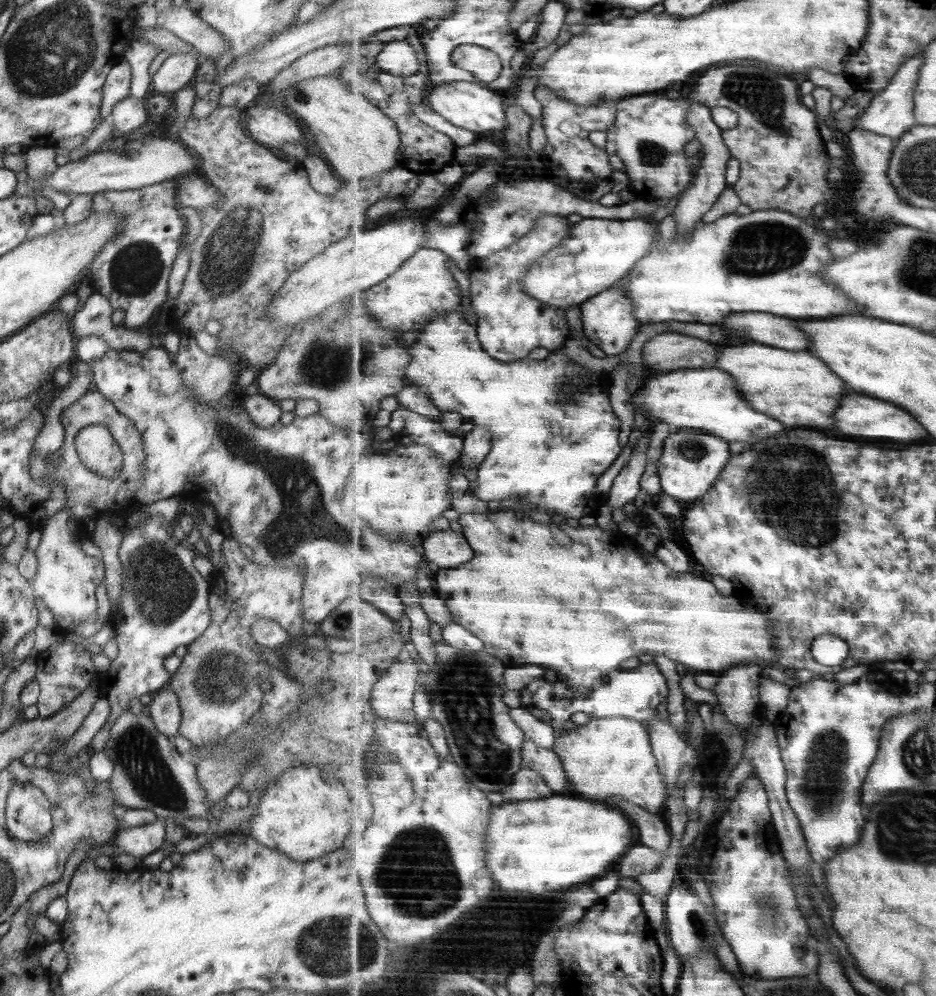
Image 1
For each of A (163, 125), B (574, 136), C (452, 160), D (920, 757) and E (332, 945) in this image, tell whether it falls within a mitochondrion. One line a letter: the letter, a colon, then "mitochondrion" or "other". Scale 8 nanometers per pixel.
A: other
B: other
C: other
D: mitochondrion
E: mitochondrion

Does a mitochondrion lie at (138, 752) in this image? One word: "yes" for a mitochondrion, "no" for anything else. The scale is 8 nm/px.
yes

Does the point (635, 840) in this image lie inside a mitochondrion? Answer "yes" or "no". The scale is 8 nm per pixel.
no

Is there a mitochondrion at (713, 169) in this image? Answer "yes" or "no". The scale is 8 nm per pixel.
no

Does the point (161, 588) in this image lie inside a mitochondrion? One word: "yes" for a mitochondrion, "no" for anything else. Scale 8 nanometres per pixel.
yes

